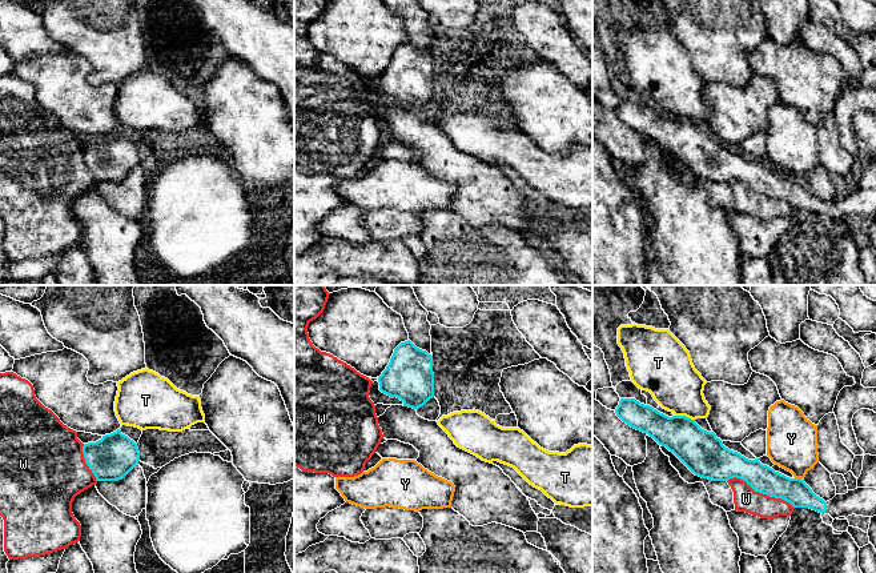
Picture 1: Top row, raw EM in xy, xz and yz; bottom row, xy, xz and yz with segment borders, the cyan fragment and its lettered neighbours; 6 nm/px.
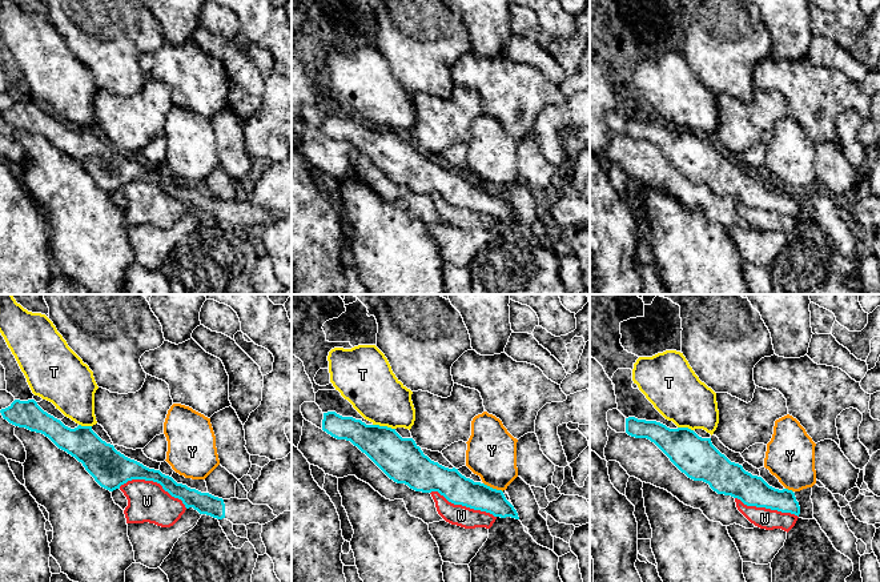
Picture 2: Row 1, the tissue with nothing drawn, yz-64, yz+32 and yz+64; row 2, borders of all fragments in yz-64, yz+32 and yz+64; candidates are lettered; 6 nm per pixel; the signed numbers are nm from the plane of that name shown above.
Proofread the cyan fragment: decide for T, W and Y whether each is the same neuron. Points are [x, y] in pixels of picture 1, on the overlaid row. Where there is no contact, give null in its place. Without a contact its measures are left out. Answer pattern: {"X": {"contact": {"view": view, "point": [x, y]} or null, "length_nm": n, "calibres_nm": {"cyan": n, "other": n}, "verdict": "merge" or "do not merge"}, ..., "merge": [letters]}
{"T": {"contact": {"view": "yz", "point": [684, 416]}, "length_nm": 120, "calibres_nm": {"cyan": 260, "other": 300}, "verdict": "do not merge"}, "W": {"contact": {"view": "yz", "point": [760, 492]}, "length_nm": 440, "calibres_nm": {"cyan": 170, "other": 150}, "verdict": "do not merge"}, "Y": {"contact": {"view": "yz", "point": [799, 479]}, "length_nm": 50, "calibres_nm": {"cyan": 170, "other": 300}, "verdict": "do not merge"}, "merge": []}

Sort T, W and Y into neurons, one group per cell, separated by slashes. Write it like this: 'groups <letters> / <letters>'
groups T / W / Y

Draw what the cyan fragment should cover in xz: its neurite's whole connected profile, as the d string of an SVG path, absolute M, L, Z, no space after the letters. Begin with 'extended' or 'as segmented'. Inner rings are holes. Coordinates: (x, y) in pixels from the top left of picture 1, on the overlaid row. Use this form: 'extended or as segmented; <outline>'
as segmented; M410 340L401 342L378 382L382 393L418 409L434 397L433 356Z

